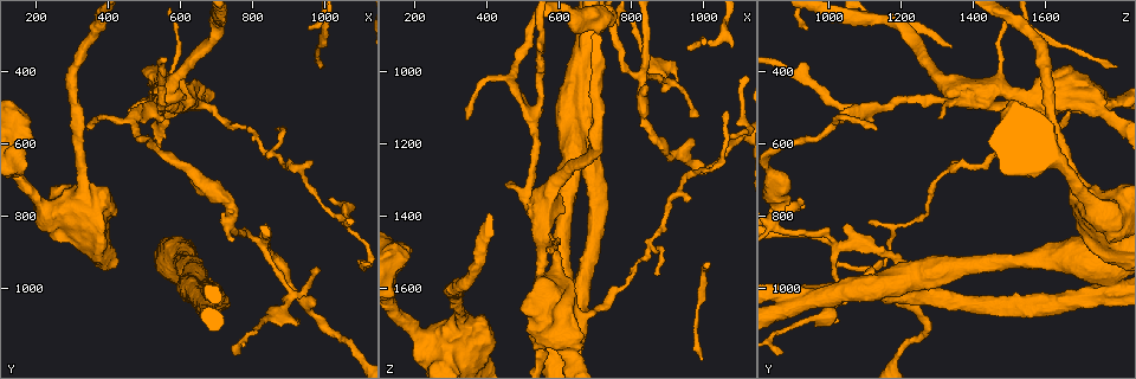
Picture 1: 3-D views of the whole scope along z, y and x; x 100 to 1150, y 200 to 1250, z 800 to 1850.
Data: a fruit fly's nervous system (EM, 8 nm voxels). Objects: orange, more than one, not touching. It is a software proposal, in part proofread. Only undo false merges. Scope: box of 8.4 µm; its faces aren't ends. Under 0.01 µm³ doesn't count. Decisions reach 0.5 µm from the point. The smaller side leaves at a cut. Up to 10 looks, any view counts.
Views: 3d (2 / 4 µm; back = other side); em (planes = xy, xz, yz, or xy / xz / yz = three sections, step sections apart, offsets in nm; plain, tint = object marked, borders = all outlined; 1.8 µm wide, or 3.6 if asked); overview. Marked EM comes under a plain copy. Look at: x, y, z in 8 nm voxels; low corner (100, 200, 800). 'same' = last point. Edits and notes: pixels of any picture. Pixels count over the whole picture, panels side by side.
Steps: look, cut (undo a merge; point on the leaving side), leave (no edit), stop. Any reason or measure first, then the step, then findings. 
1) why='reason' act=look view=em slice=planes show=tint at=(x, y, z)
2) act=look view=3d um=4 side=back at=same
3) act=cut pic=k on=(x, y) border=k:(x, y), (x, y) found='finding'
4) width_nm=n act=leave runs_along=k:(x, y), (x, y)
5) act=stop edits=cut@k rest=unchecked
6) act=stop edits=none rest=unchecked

why='sharp bend' act=look view=em slice=xy step=8 show=borders at=(560, 465, 1360)

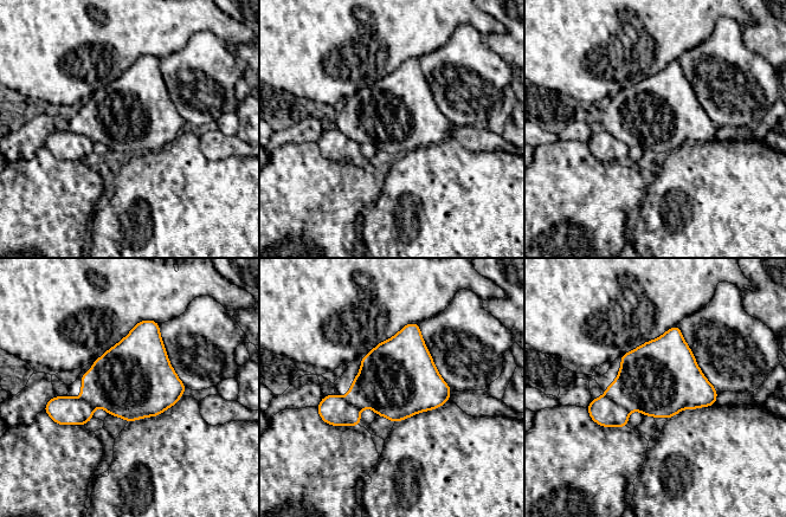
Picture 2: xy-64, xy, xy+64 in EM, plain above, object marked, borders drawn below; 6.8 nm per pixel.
act=look view=em slice=planes show=borders at=same

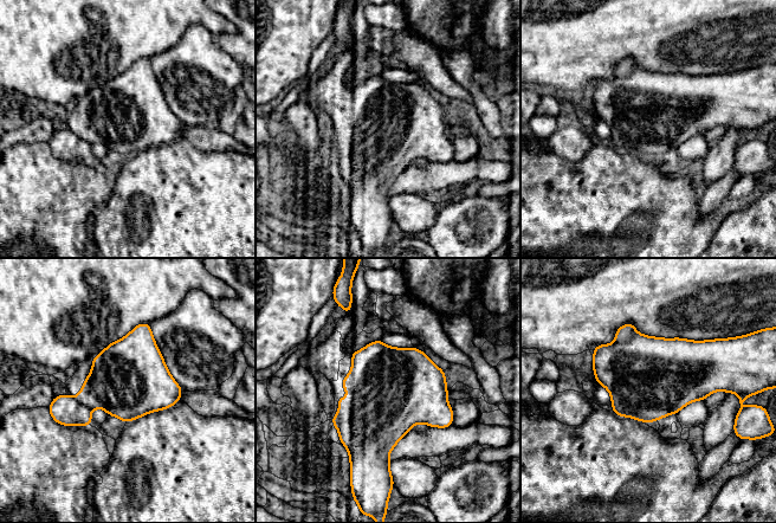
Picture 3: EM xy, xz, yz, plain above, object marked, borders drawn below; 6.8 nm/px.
act=cut pic=3 on=(112, 383) border=3:(76, 399), (90, 409) found='two cells meet here'

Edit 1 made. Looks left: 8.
act=look view=overview

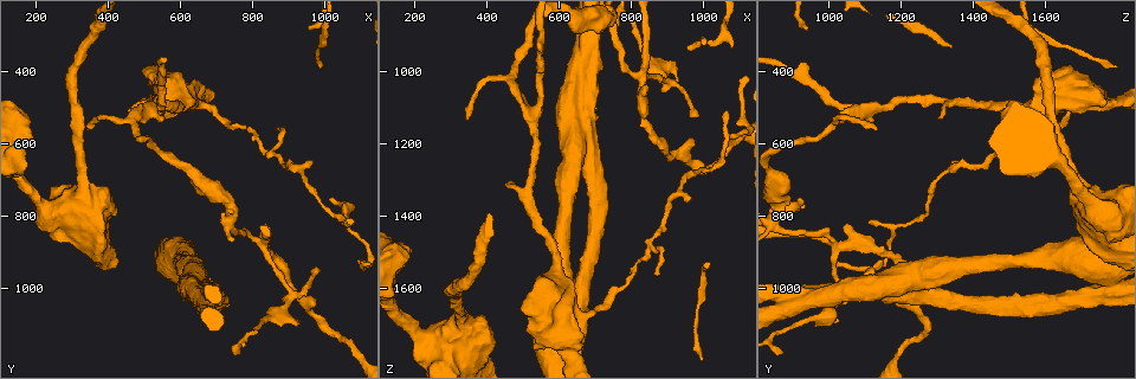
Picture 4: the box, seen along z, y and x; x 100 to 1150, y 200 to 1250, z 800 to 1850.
why='sharp bend' act=look view=em slice=planes show=borders at=(825, 875, 1015)

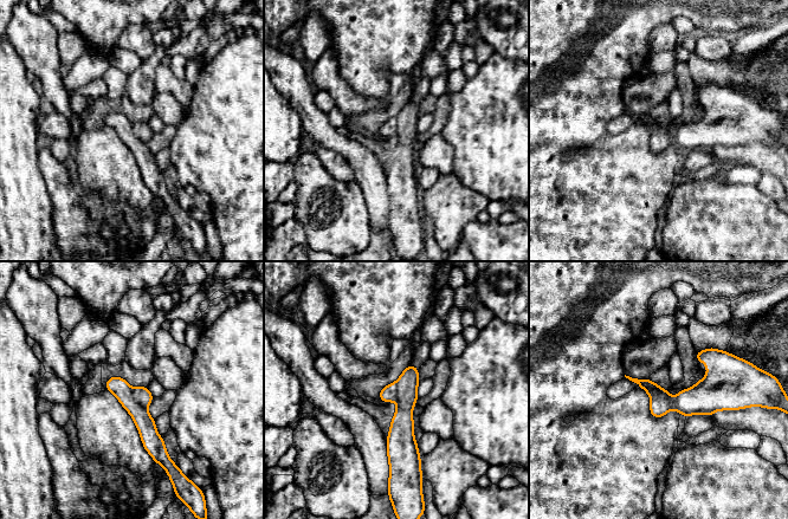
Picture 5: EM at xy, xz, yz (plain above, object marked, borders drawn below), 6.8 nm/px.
act=cut pic=5 on=(697, 400) found='two cells meet here'

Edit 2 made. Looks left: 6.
why='redraw' act=look view=overview

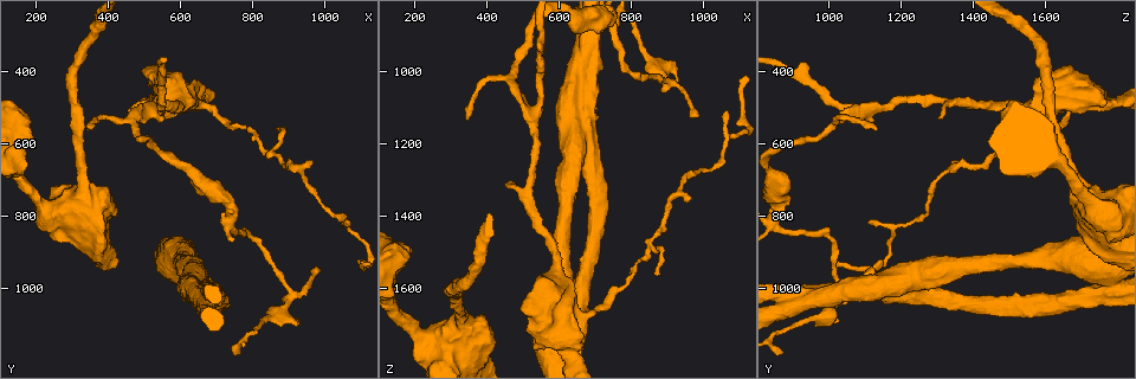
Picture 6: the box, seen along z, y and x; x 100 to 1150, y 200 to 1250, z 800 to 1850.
why='side arm on a straight run' act=look view=3d um=2 at=(665, 1045, 920)

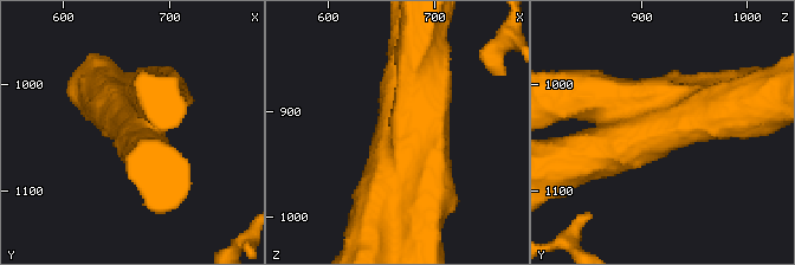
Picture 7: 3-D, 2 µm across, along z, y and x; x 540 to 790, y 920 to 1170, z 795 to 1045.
arms=3 arm_widths_nm=340,360,400 why='shape alone is not enough' act=look view=em slice=xz step=4 show=tint at=(668, 1036, 922)

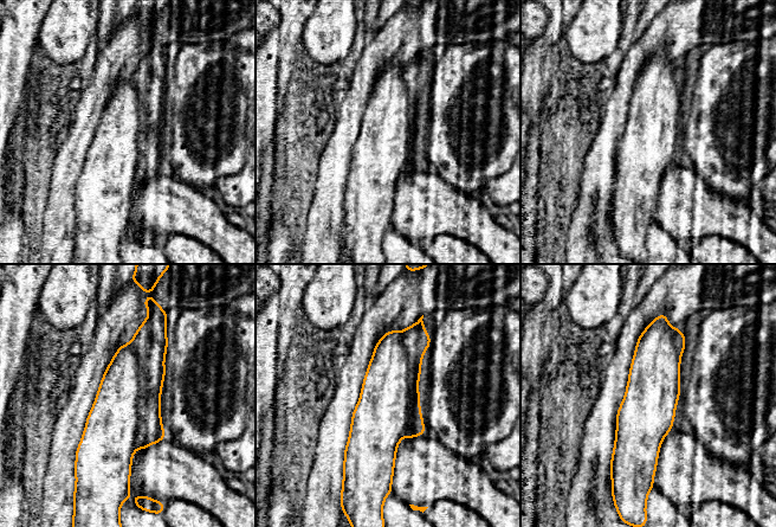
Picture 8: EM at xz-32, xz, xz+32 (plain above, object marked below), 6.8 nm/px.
why='cut it another way' act=look view=em slice=yz step=8 show=borders at=same

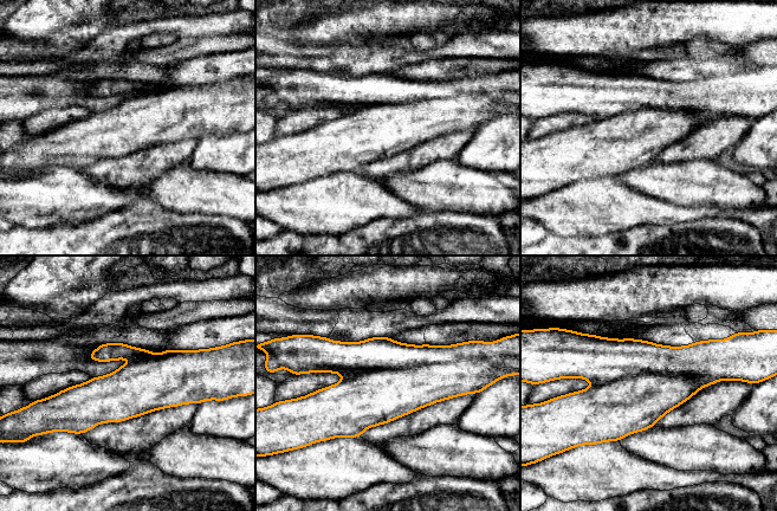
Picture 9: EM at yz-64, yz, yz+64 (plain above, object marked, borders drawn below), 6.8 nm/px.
act=cut pic=9 on=(635, 403) part_leaving=9:(459, 382), (389, 394), (317, 394) found='two cells meet here'

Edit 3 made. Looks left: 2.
act=stop edits=cut@3,cut@5,cut@9 rest=unchecked

